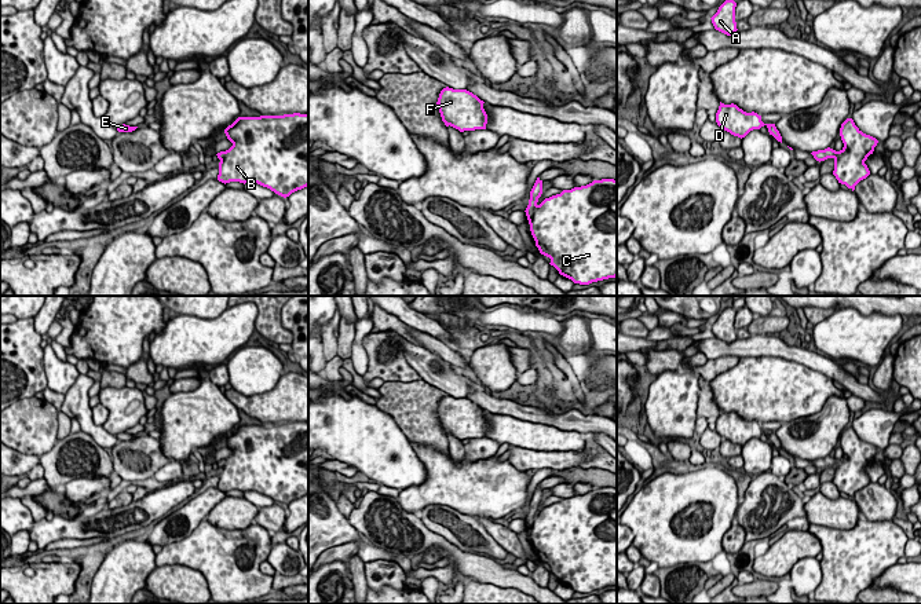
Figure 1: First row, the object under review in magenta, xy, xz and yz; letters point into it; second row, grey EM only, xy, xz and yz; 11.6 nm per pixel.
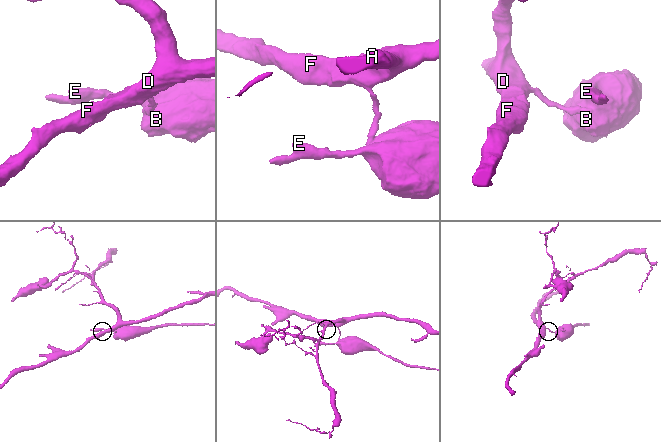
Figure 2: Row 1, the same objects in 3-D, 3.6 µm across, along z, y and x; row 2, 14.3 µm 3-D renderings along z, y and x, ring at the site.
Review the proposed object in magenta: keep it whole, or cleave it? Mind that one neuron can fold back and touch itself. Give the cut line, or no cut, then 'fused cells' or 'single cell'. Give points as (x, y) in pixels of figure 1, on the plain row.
cut xz (537, 513), (529, 529); fused cells

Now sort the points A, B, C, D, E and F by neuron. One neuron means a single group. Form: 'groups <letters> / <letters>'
groups A D F / B C E

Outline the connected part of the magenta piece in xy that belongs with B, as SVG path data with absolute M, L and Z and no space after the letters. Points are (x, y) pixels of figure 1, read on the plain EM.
M308 422L238 425L224 442L233 454L219 471L219 490L257 491L284 506L308 494Z

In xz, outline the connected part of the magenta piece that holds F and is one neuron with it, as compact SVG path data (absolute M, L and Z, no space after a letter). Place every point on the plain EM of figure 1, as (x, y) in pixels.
M443 396L438 406L438 417L446 435L460 440L486 438L487 422L483 409L467 398Z

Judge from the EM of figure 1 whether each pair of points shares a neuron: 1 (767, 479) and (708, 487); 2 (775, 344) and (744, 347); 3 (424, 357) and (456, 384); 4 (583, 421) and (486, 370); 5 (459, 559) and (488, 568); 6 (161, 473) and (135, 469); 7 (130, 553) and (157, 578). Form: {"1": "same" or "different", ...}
{"1": "different", "2": "same", "3": "same", "4": "different", "5": "same", "6": "different", "7": "different"}

